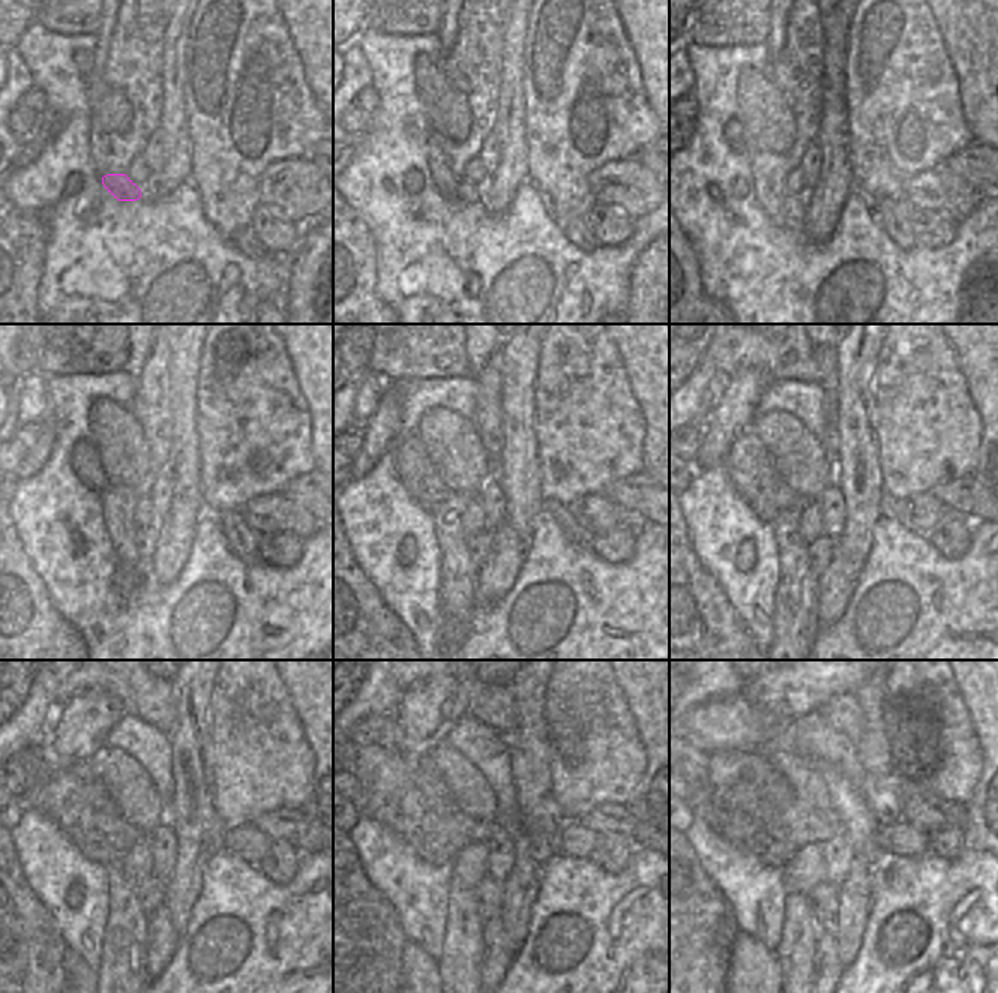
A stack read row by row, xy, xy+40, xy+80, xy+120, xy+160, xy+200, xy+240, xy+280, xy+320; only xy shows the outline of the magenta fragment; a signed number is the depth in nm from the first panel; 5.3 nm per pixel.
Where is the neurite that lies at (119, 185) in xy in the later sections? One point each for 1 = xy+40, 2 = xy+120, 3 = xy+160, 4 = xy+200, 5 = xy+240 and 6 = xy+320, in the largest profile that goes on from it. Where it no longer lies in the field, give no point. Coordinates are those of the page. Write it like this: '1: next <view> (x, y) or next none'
1: next xy+40 (465, 192)
2: next xy+120 (146, 537)
3: next xy+160 (479, 546)
4: next xy+200 (821, 552)
5: next xy+240 (152, 891)
6: next xy+320 (823, 900)

